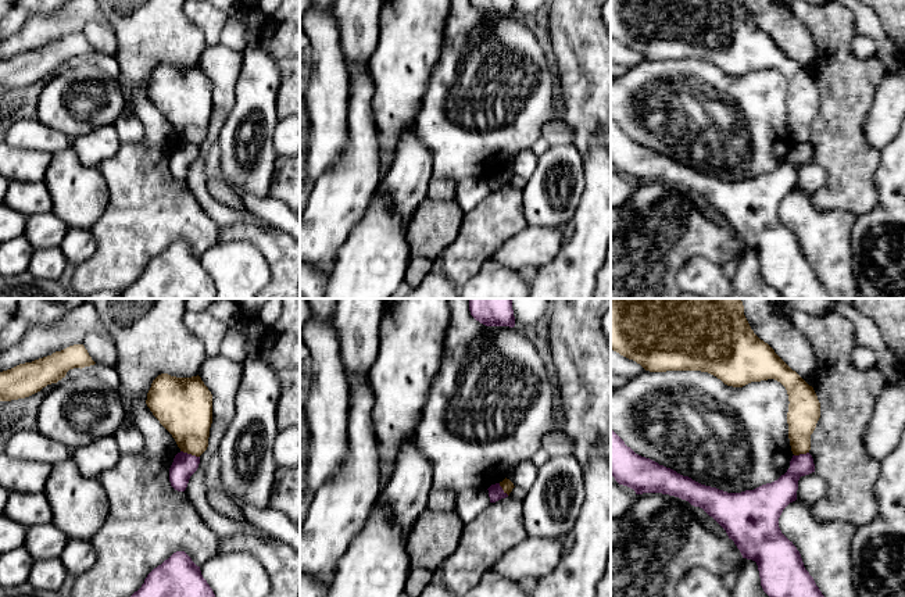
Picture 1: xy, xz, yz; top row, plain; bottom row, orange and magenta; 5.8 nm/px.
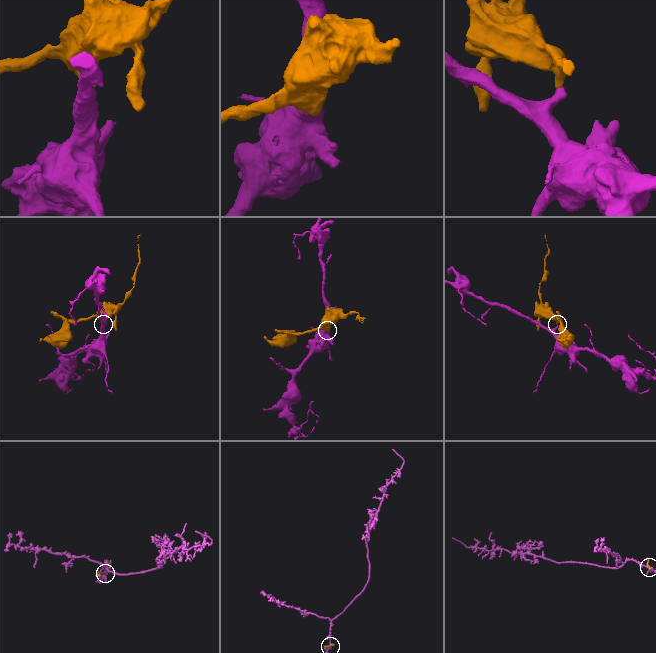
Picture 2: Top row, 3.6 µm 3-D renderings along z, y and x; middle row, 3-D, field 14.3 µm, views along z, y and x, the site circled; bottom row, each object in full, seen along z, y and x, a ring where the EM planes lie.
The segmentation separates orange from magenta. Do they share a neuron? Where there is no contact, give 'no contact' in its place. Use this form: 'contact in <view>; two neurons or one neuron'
contact in xy; two neurons

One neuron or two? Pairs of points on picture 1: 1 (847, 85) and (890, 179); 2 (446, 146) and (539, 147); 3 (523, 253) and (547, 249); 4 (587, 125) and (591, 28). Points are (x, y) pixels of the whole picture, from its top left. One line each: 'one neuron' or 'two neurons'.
1: two neurons
2: two neurons
3: one neuron
4: one neuron

